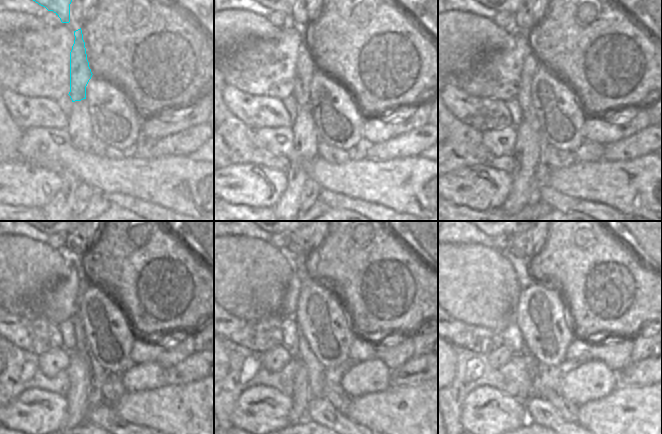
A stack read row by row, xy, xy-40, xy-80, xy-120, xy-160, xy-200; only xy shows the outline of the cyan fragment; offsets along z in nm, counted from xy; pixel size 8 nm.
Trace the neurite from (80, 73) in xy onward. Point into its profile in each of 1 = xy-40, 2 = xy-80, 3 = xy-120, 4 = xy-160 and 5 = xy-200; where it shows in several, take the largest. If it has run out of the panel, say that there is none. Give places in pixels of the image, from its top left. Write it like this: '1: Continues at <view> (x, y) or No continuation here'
1: Continues at xy-40 (305, 68)
2: Continues at xy-80 (531, 64)
3: Continues at xy-120 (97, 375)
4: Continues at xy-160 (315, 371)
5: Continues at xy-200 (530, 360)

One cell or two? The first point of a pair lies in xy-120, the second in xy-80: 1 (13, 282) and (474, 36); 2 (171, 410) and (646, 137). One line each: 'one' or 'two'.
1: one
2: two

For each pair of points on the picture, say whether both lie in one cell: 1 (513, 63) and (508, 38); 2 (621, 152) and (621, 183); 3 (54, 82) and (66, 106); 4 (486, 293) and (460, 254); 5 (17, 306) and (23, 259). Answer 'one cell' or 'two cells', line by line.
1: two cells
2: two cells
3: two cells
4: one cell
5: one cell

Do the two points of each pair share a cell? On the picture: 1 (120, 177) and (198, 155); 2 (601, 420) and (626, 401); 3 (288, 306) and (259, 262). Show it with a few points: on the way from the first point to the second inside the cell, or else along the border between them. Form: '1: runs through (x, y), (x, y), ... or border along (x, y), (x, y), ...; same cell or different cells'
1: border along (187, 156), (203, 161); different cells
2: runs through (607, 418), (620, 407); same cell
3: border along (291, 276), (280, 306); different cells

